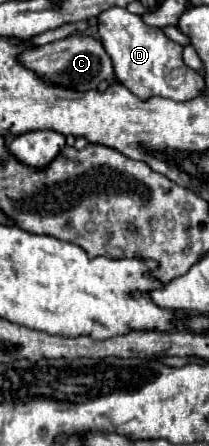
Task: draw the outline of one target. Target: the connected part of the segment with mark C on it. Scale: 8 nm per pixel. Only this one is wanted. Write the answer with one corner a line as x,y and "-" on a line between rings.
75,34
75,36
67,36
63,40
45,44
45,46
33,46
33,48
23,50
17,56
17,60
21,66
33,70
39,78
43,78
45,84
63,86
63,88
79,90
79,92
95,90
99,86
99,82
113,78
111,58
105,54
103,44
97,42
95,38
89,38
89,36

